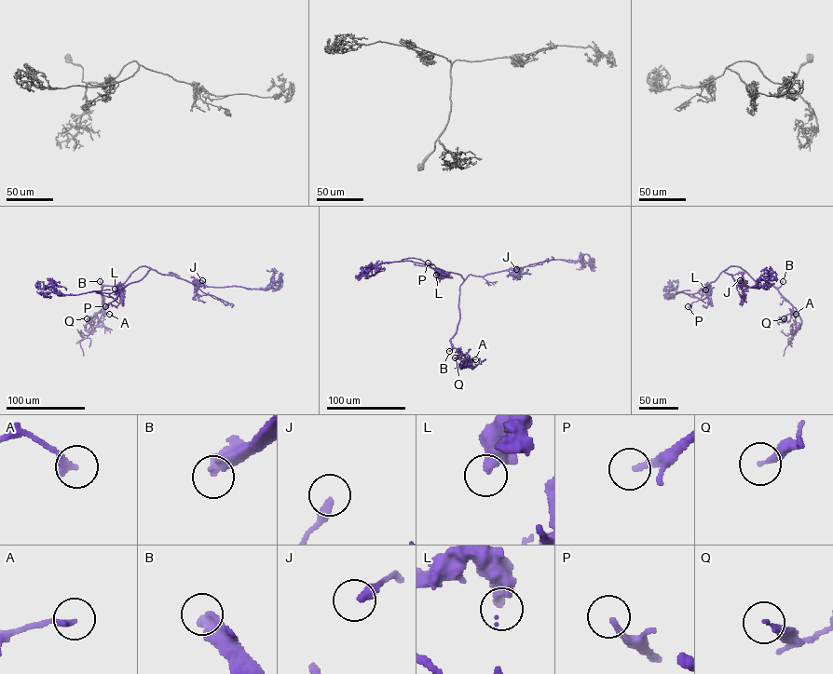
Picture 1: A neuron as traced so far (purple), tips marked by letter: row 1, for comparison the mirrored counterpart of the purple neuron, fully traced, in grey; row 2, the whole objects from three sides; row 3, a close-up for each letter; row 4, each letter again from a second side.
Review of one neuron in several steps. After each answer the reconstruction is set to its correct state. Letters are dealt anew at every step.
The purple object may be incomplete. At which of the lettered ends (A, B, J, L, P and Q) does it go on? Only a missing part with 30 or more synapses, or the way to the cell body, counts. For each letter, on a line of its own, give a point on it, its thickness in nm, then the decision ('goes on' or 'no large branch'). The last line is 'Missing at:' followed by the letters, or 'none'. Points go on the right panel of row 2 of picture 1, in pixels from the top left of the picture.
A: place (796, 314); calibre 240 nm; no large branch
B: place (783, 281); calibre 400 nm; goes on
J: place (740, 280); calibre 280 nm; no large branch
L: place (705, 289); calibre 400 nm; no large branch
P: place (688, 306); calibre 200 nm; goes on
Q: place (784, 318); calibre 190 nm; no large branch
Missing at: B, P

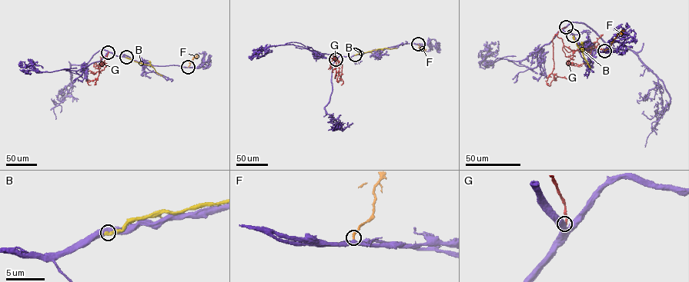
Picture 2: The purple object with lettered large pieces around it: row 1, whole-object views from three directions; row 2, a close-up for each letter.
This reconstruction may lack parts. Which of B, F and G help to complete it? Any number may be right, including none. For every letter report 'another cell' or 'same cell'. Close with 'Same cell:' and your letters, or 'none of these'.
B: another cell
F: same cell
G: another cell
Same cell: F

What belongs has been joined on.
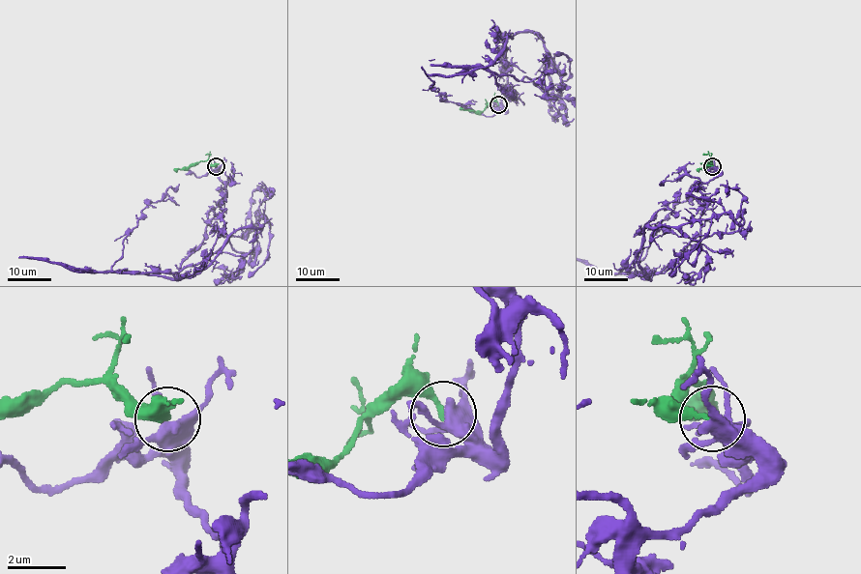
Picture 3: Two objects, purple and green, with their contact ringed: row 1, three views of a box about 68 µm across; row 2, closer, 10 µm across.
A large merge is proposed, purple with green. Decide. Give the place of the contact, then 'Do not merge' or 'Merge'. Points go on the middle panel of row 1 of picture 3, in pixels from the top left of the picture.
Place: (498, 104). Do not merge

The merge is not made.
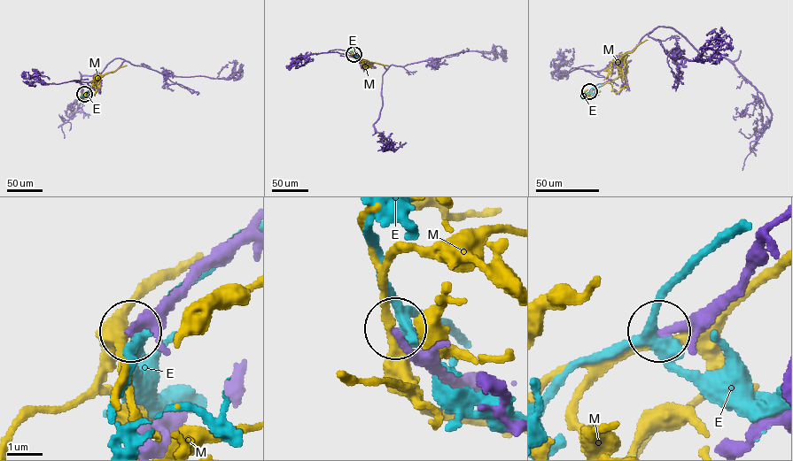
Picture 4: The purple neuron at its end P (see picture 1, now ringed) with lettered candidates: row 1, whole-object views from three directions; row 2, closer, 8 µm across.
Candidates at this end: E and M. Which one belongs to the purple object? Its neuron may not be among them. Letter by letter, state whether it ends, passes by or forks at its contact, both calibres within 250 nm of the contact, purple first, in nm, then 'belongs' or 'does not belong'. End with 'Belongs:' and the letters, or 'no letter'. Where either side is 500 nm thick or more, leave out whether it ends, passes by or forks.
E: it forks there; 280 nm thick on the purple side, 280 nm on the other; does not belong
M: it passes by; 280 nm thick on the purple side, 360 nm on the other; does not belong
Belongs: no letter

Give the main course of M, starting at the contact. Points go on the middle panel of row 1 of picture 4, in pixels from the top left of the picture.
M: (353, 54), (365, 60), (365, 65), (362, 63), (367, 60), (389, 65)

